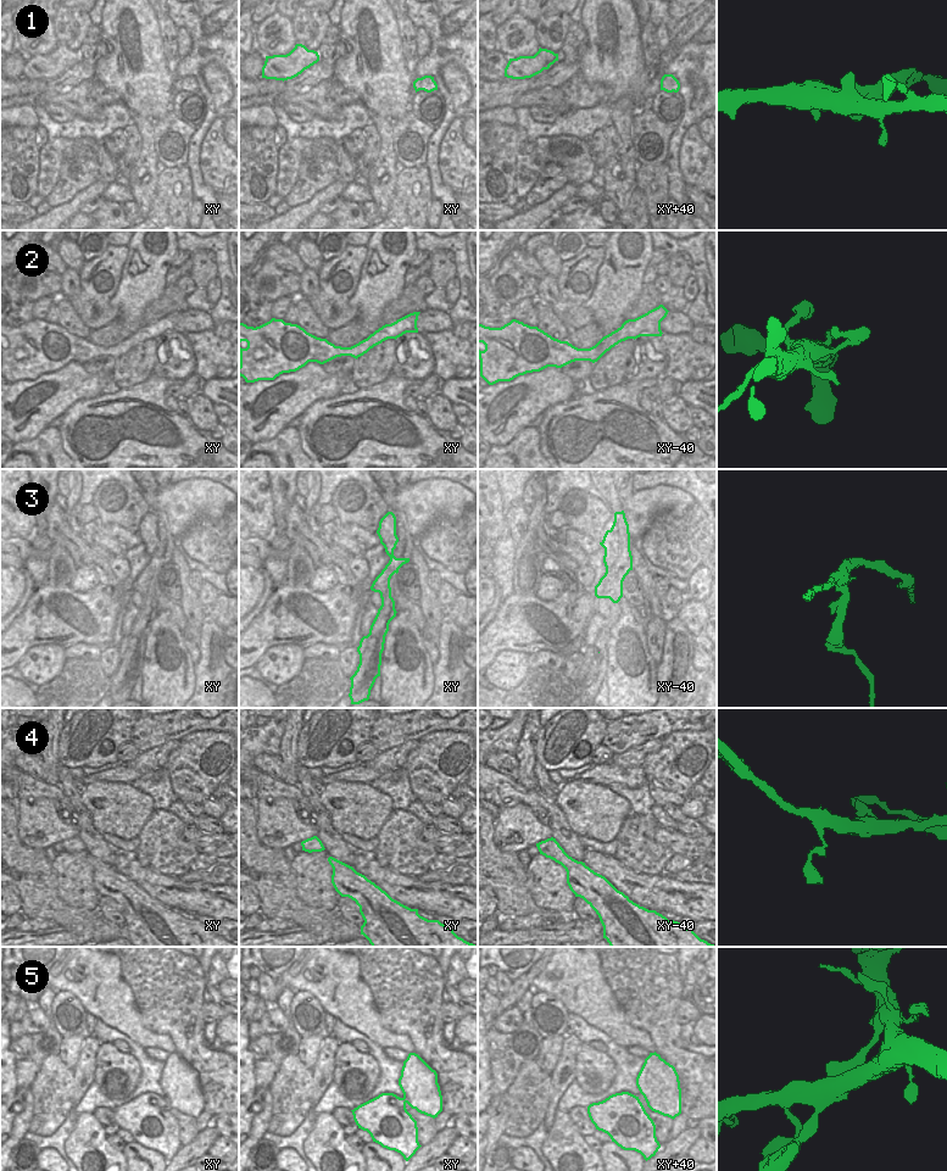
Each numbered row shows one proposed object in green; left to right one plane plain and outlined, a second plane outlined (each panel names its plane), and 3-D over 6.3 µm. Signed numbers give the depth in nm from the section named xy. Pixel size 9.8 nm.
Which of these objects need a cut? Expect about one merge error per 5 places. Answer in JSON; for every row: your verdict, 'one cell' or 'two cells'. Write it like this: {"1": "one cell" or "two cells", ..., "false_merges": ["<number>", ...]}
{"1": "two cells", "2": "one cell", "3": "two cells", "4": "one cell", "5": "one cell", "false_merges": ["1", "3"]}

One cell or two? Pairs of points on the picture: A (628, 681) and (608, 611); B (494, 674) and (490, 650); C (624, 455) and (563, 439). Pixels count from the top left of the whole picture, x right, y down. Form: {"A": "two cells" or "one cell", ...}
{"A": "one cell", "B": "two cells", "C": "one cell"}

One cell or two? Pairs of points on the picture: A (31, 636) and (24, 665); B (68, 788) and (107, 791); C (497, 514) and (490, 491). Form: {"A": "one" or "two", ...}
{"A": "two", "B": "two", "C": "one"}

